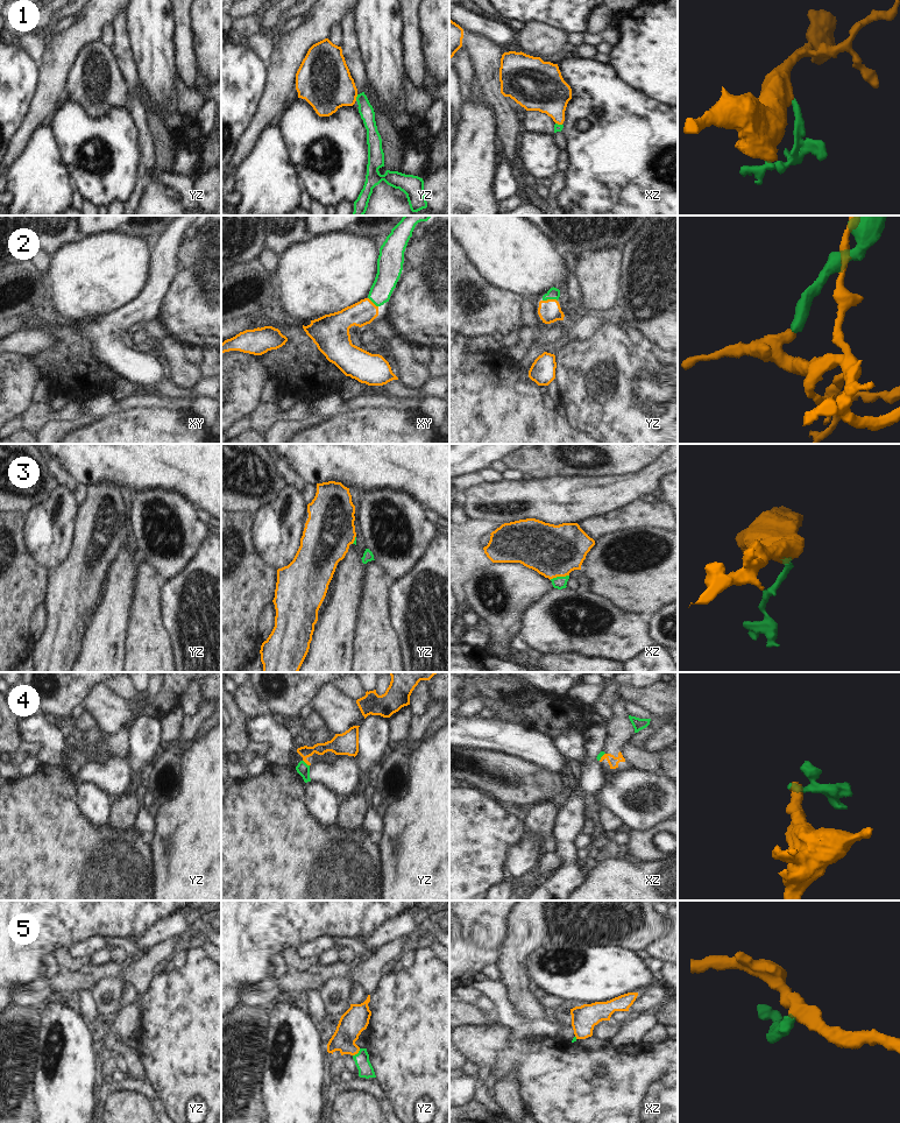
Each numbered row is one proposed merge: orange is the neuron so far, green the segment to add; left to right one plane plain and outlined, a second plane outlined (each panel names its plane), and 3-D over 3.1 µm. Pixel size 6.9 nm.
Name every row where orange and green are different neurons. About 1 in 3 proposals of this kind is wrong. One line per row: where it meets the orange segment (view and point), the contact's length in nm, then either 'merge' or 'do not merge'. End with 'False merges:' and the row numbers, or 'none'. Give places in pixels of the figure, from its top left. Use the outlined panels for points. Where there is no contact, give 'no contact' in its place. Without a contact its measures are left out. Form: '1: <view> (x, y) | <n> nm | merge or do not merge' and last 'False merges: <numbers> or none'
1: yz (355, 98) | 50 nm | merge
2: yz (550, 299) | 100 nm | merge
3: xz (559, 576) | 140 nm | merge
4: yz (306, 763) | 60 nm | do not merge
5: yz (356, 1053) | 80 nm | merge
False merges: 4

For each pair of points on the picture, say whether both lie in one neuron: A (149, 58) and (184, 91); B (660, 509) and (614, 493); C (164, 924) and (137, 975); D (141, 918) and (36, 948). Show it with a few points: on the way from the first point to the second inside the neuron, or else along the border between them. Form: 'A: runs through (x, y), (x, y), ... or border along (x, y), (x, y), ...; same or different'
A: border along (177, 71), (175, 76), (176, 104); different
B: border along (642, 498), (635, 499), (610, 511); different
C: border along (181, 932), (154, 943), (146, 951); different
D: runs through (115, 918), (72, 918), (62, 929); same

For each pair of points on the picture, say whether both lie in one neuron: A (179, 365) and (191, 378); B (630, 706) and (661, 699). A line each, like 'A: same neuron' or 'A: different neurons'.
A: same neuron
B: different neurons

